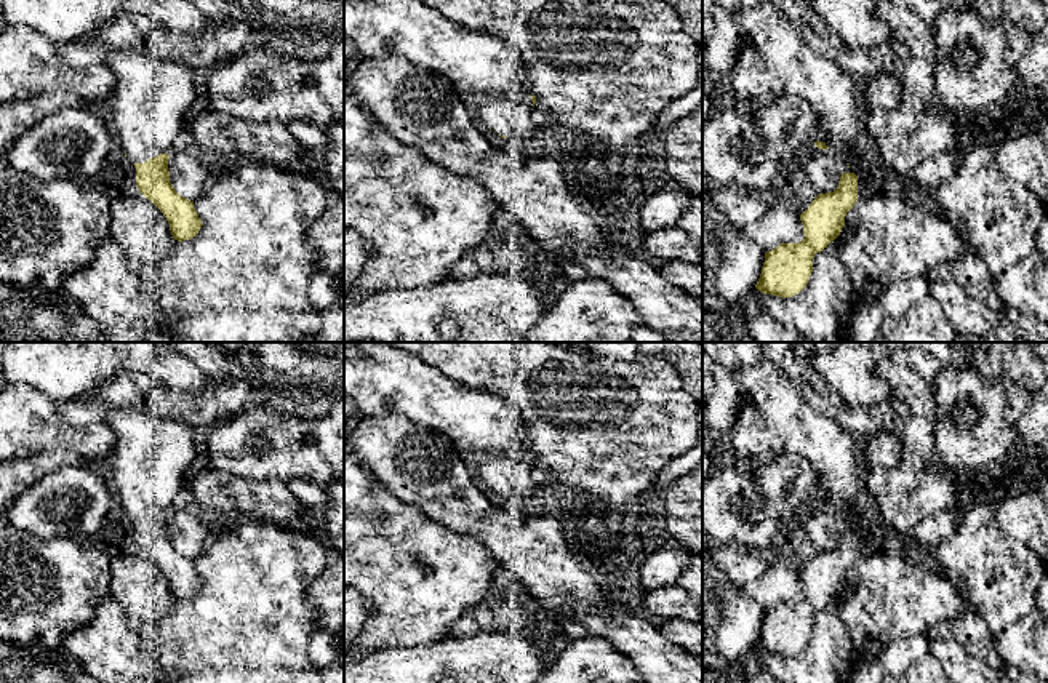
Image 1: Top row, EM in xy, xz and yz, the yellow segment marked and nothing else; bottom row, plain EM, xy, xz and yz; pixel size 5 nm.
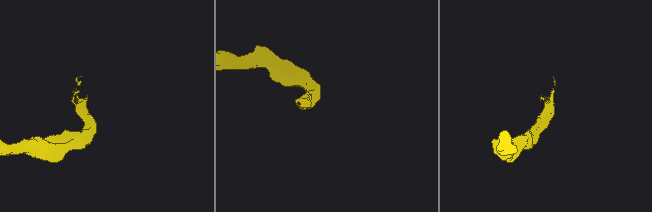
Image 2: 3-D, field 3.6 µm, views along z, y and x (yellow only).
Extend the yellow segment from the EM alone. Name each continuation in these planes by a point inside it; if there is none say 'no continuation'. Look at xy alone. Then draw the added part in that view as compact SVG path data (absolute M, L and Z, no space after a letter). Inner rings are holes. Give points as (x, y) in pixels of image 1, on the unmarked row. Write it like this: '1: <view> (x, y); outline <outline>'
1: xy (149, 461); outline M133 406L110 409L106 422L115 437L107 461L126 515L133 521L144 521L170 509L197 456L194 425L184 421L163 419Z

